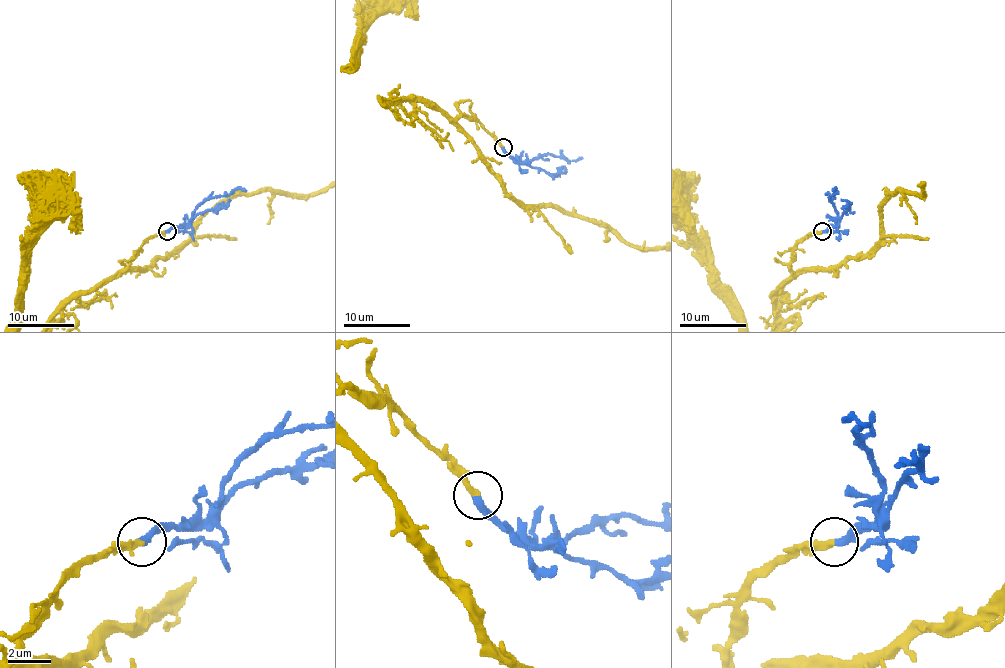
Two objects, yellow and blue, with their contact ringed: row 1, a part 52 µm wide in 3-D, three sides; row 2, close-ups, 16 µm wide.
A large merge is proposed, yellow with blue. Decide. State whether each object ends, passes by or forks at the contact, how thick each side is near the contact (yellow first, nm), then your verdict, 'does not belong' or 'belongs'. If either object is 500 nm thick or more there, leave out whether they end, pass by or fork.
yellow ends there; blue ends there; 320 nm thick on the yellow side, 360 nm on the other; belongs

